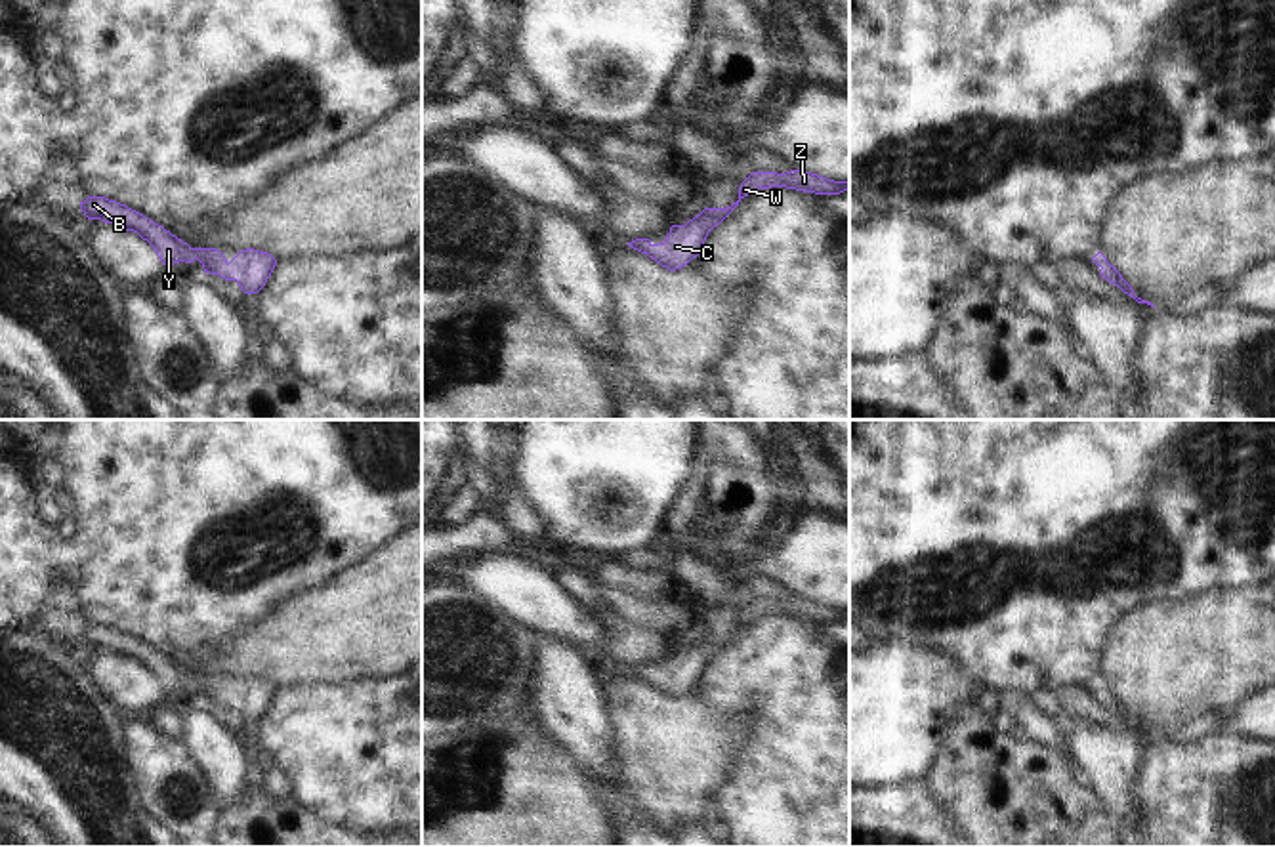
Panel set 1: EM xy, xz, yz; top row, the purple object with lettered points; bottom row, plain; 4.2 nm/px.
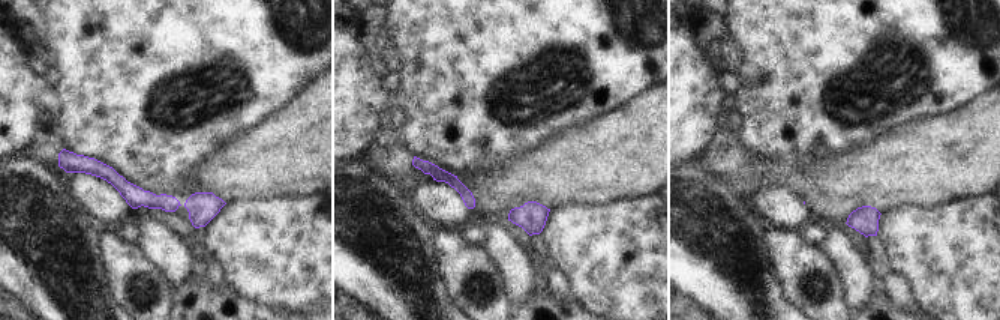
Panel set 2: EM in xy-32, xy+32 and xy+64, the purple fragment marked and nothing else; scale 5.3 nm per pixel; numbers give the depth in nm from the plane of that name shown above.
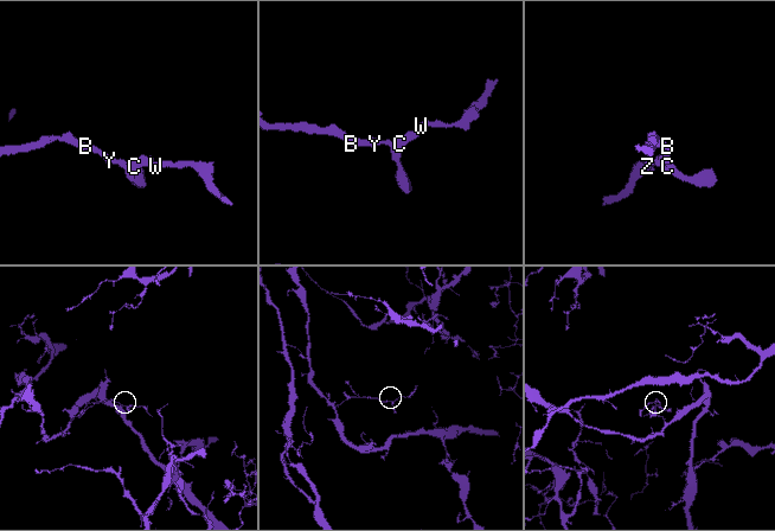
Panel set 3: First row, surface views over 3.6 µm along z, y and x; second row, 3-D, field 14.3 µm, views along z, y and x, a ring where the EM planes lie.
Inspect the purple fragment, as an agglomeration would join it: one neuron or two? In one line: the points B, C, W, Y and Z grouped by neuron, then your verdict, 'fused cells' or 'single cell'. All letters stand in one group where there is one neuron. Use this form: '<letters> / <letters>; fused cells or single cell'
B C W Y Z; single cell

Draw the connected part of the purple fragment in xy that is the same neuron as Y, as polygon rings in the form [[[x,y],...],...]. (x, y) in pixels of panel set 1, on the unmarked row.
[[[88,624],[80,630],[80,637],[88,647],[101,647],[137,660],[155,675],[164,692],[199,687],[204,700],[219,702],[225,708],[237,708],[244,721],[258,721],[277,692],[271,681],[254,675],[239,679],[231,689],[216,675],[191,675],[162,652],[105,624]]]

